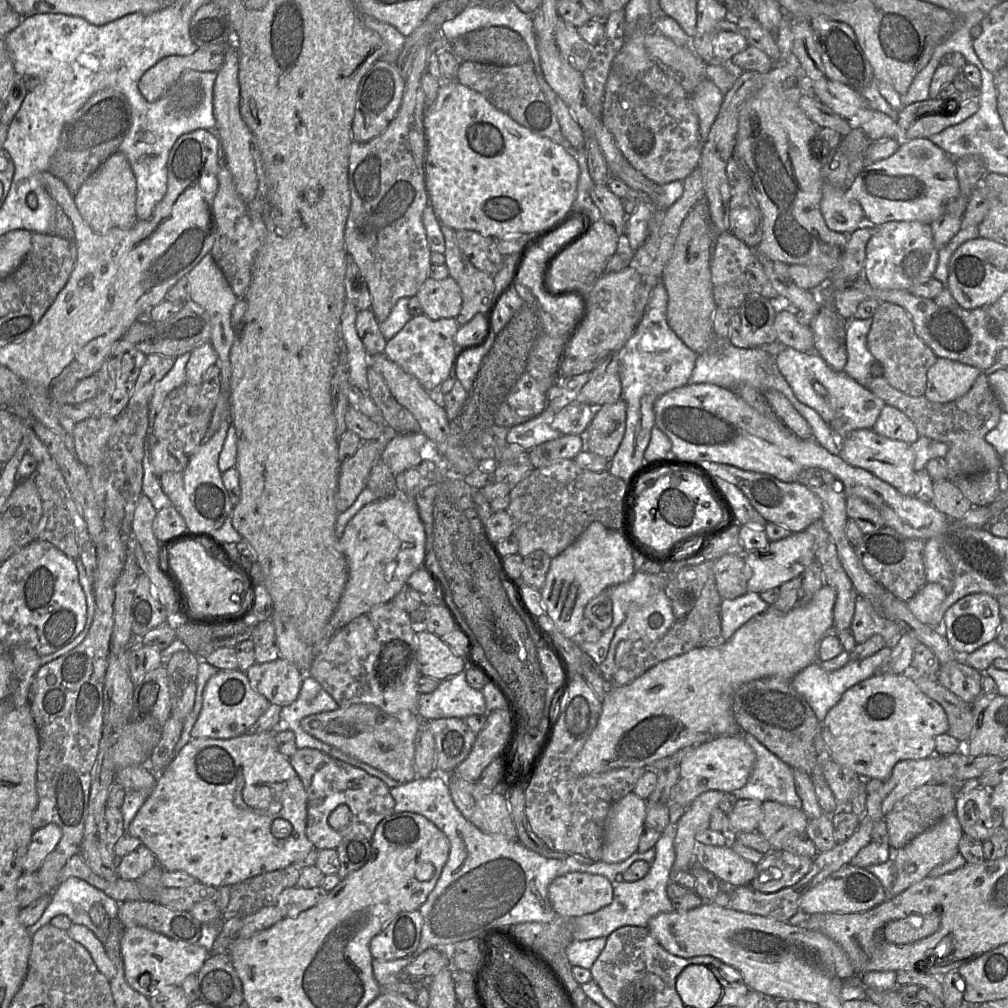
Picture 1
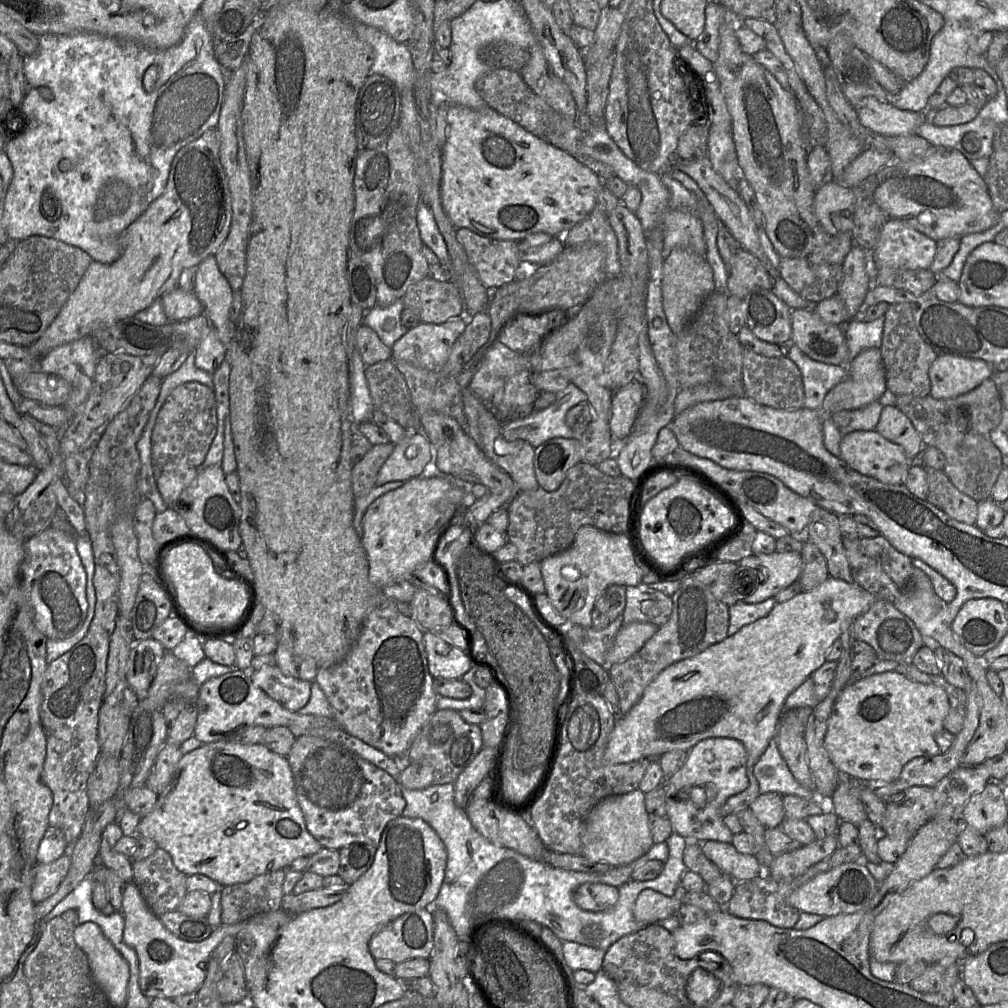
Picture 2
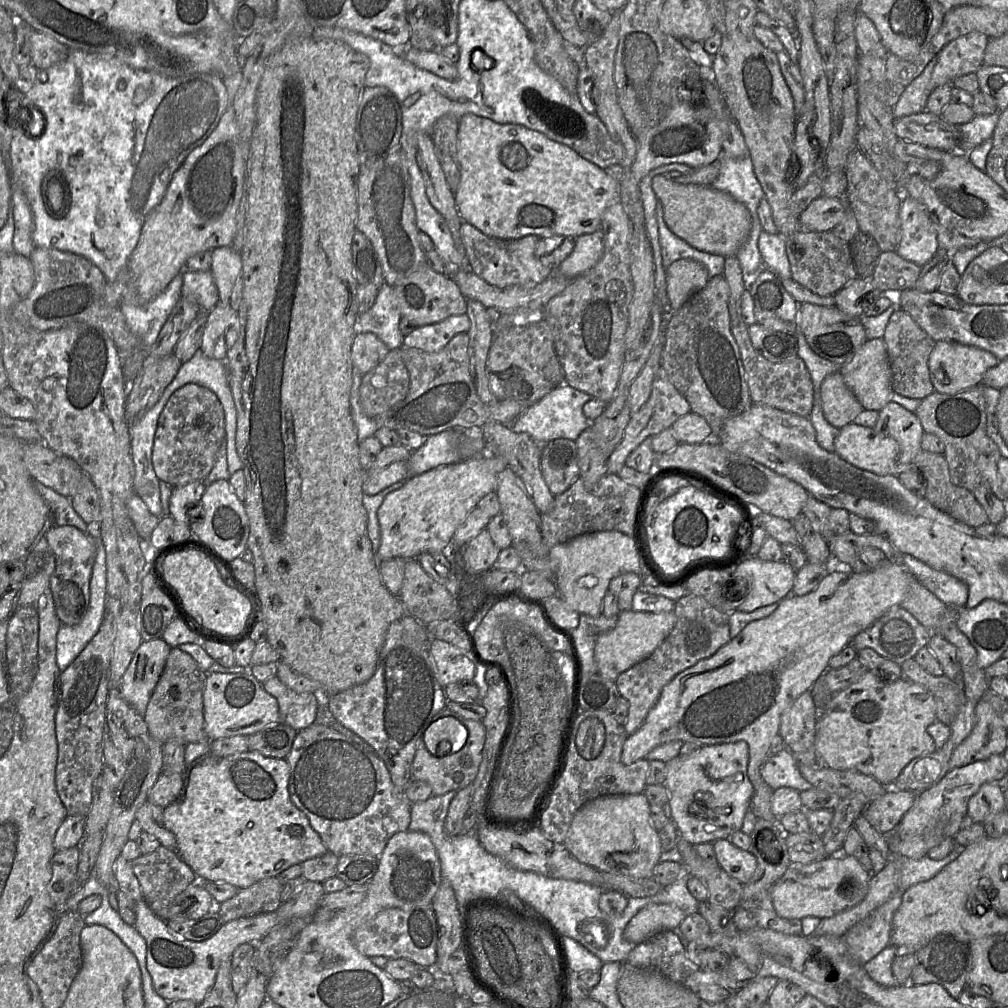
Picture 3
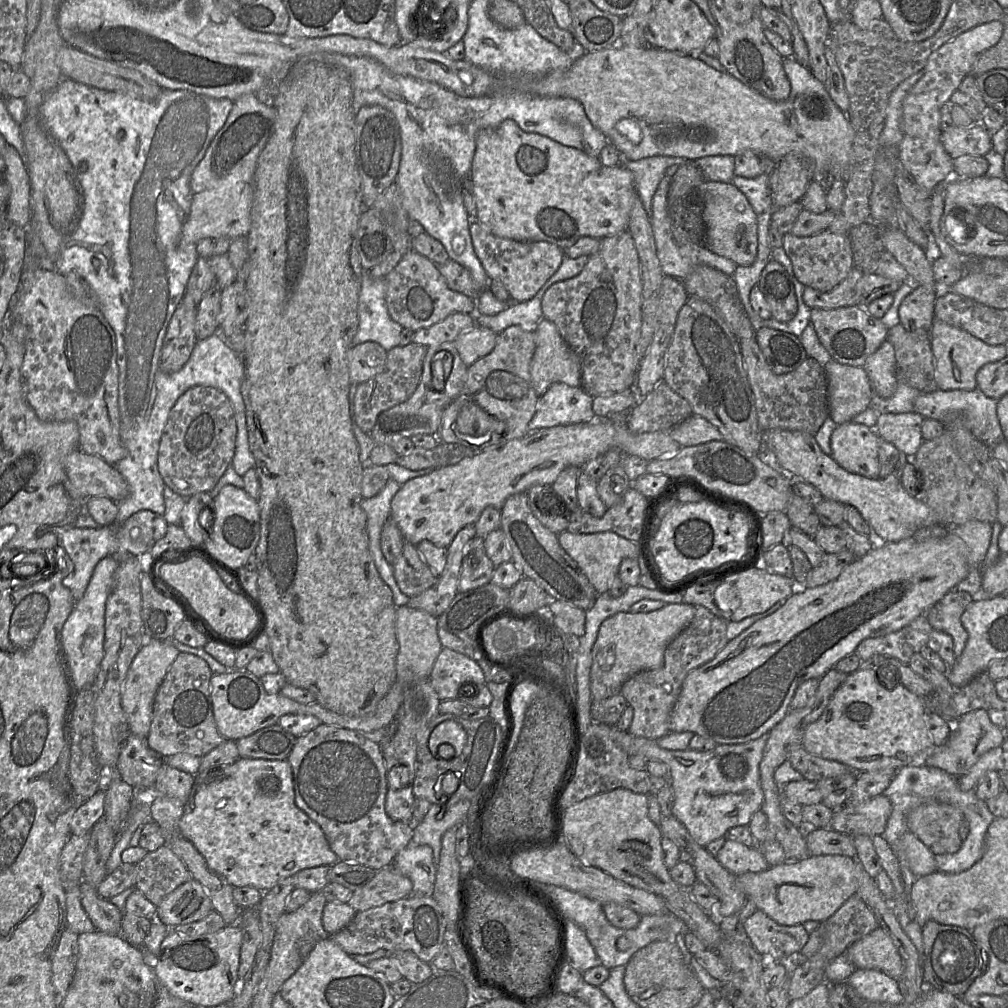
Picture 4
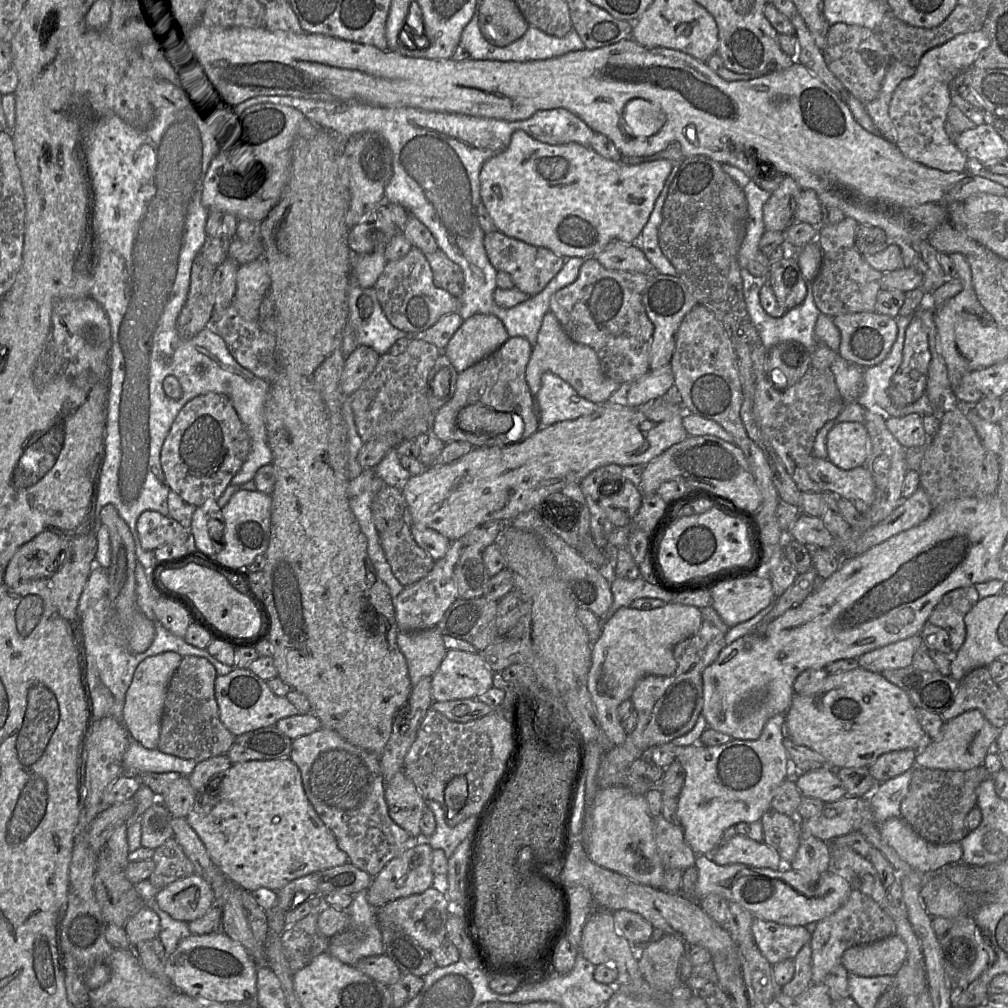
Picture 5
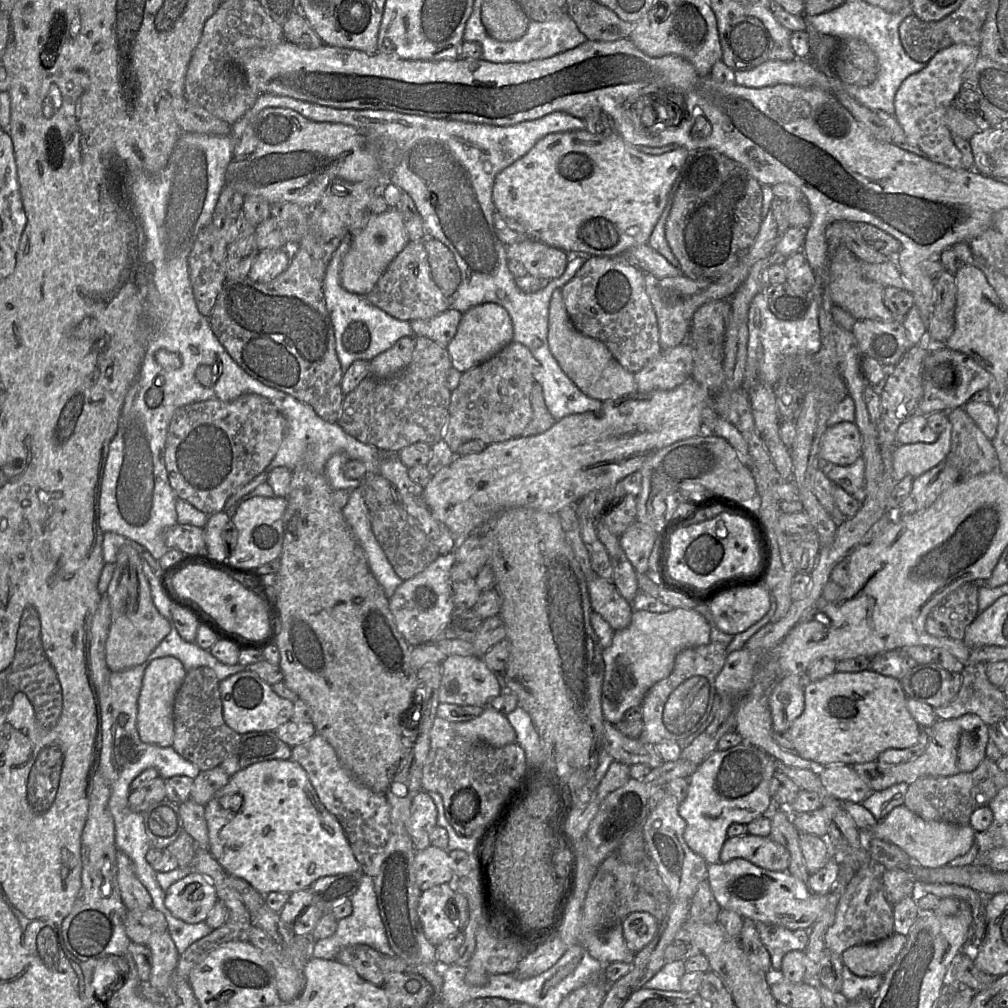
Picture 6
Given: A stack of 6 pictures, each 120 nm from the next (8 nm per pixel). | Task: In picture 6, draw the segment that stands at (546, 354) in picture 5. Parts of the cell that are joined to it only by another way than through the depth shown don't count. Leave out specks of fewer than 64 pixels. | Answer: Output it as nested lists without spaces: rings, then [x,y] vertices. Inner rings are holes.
[[[562,288],[556,289],[550,300],[548,345],[561,369],[585,395],[606,402],[636,392],[635,373],[622,367],[603,342],[585,336],[575,329],[563,301]]]

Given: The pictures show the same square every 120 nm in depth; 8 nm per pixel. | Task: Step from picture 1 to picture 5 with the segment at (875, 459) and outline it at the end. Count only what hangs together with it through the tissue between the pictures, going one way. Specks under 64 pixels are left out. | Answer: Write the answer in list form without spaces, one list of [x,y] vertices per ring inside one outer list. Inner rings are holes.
[[[837,422],[827,435],[828,459],[844,470],[866,465],[869,438],[860,422]]]

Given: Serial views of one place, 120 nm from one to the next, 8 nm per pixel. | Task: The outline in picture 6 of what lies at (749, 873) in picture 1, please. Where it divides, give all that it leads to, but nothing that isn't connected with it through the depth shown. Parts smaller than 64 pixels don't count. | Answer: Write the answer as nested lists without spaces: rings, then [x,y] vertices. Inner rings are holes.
[[[747,834],[727,839],[721,849],[719,863],[736,859],[746,860],[765,870],[785,872],[788,871],[791,856],[784,846],[770,837]]]

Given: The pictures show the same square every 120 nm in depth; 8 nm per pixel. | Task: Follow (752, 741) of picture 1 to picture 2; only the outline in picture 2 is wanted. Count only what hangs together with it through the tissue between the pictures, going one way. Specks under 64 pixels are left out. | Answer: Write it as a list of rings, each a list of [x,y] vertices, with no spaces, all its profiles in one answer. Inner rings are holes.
[[[773,739],[753,768],[759,783],[760,795],[770,792],[784,796],[798,796],[807,800],[818,797],[814,789],[803,787],[791,773]]]

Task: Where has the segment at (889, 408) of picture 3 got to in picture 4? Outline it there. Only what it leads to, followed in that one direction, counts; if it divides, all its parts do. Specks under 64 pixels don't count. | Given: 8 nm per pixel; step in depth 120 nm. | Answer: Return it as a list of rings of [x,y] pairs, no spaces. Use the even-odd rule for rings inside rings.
[[[916,412],[881,413],[874,430],[880,438],[912,458],[924,441],[921,433],[923,421],[923,416]]]

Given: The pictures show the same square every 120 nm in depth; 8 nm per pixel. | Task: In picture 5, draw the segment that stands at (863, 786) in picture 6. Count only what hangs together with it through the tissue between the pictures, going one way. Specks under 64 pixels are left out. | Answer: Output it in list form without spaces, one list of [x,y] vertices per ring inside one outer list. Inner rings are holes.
[[[829,766],[806,773],[797,773],[795,784],[803,797],[819,799],[825,804],[847,797],[836,770]]]

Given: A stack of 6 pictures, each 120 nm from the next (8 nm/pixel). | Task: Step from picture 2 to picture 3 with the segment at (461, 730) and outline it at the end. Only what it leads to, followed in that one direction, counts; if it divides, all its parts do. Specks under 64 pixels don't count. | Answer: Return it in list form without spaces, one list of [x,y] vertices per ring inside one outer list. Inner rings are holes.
[[[447,707],[434,715],[430,722],[443,717],[456,718],[466,726],[468,730],[468,739],[465,746],[460,751],[442,758],[435,757],[428,751],[424,742],[424,733],[418,739],[417,750],[412,763],[411,780],[424,781],[428,783],[432,788],[433,795],[435,796],[444,795],[450,791],[459,791],[474,782],[481,764],[482,751],[486,738],[486,731],[482,721],[464,718]]]

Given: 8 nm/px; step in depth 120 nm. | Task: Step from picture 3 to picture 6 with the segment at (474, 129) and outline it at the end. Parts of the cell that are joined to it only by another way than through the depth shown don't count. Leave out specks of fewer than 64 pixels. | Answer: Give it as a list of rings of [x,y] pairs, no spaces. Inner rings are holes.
[[[586,129],[552,133],[541,138],[529,152],[496,176],[492,199],[496,212],[520,223],[530,239],[566,253],[623,255],[632,247],[648,243],[689,154],[682,147],[674,147],[660,155],[645,154],[615,131],[607,137],[591,134]]]

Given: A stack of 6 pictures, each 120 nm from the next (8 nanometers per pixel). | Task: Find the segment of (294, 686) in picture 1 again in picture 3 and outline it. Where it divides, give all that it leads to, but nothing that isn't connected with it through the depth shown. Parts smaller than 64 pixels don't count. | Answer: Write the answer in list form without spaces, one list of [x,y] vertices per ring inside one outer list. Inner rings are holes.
[[[277,676],[264,681],[262,687],[278,702],[280,723],[299,732],[317,720],[319,695],[296,693],[285,686]]]

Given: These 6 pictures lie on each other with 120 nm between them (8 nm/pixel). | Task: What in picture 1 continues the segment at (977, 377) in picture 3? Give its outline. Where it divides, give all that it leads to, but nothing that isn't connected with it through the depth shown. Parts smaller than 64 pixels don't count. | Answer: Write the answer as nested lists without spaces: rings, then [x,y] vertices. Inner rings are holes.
[[[937,357],[927,371],[924,396],[932,402],[953,401],[967,393],[981,373],[971,365]]]

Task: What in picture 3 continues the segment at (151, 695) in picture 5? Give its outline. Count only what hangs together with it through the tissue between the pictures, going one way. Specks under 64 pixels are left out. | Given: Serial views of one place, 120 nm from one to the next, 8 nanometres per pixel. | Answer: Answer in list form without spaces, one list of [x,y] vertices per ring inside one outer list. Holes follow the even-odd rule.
[[[162,638],[142,641],[122,676],[122,697],[142,715],[163,672],[170,650],[171,647]]]

